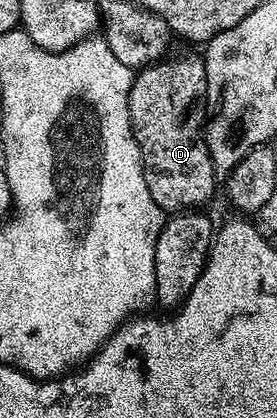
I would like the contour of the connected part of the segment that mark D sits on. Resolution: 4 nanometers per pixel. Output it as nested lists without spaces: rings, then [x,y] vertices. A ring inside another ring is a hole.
[[[200,53],[181,54],[174,62],[162,60],[154,62],[152,66],[146,66],[144,70],[136,71],[133,87],[129,93],[129,119],[133,125],[133,135],[141,149],[141,163],[145,166],[145,179],[147,180],[147,189],[151,191],[151,200],[159,204],[159,208],[166,212],[180,212],[183,210],[195,210],[204,207],[204,202],[213,194],[213,189],[218,189],[219,175],[213,168],[213,161],[209,155],[209,150],[205,147],[205,135],[203,127],[207,122],[207,102],[205,106],[205,93],[210,93],[210,86],[207,84],[207,72],[205,71],[205,59]]]

